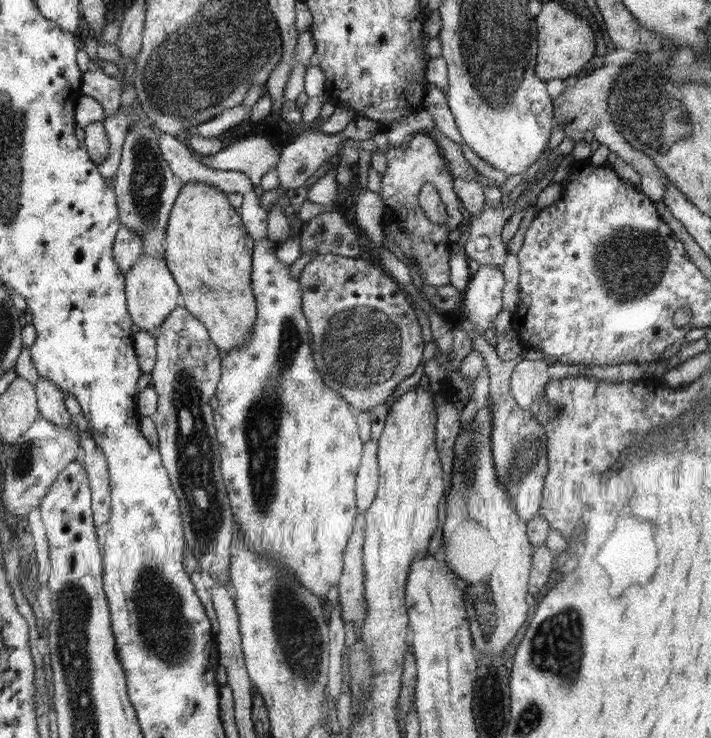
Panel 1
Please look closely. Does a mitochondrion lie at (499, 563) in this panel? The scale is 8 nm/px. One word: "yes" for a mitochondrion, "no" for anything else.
no

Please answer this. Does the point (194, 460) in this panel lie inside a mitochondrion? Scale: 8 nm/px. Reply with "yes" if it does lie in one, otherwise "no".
yes

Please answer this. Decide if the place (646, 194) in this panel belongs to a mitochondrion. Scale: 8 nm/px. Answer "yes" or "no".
no

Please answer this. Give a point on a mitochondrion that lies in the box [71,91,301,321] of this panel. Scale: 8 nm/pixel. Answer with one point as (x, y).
(147, 178)

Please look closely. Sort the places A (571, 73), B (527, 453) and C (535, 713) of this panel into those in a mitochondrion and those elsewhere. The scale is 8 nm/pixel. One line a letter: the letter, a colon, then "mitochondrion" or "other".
A: other
B: mitochondrion
C: mitochondrion

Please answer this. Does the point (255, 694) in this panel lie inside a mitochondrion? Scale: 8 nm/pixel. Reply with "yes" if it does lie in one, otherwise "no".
no

